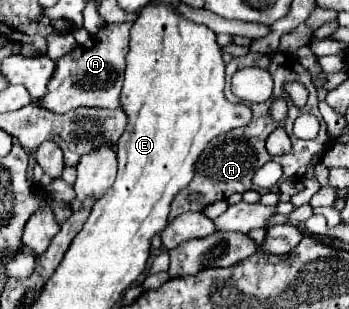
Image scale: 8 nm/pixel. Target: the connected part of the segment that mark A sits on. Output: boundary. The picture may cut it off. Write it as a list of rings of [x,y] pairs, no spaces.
[[[110,23],[104,25],[88,43],[76,45],[70,53],[56,61],[56,73],[48,81],[48,93],[36,101],[40,107],[52,113],[68,113],[78,107],[120,107],[120,89],[126,69],[128,53],[128,35],[132,23]]]

